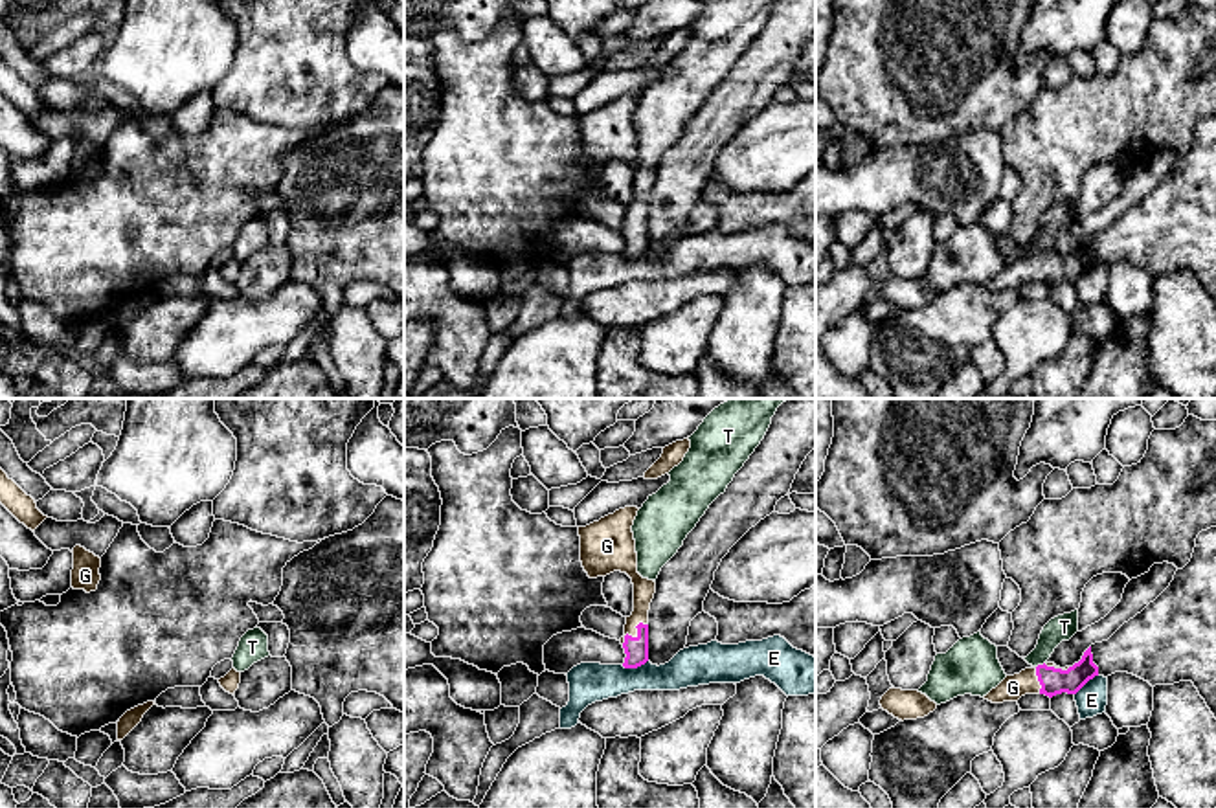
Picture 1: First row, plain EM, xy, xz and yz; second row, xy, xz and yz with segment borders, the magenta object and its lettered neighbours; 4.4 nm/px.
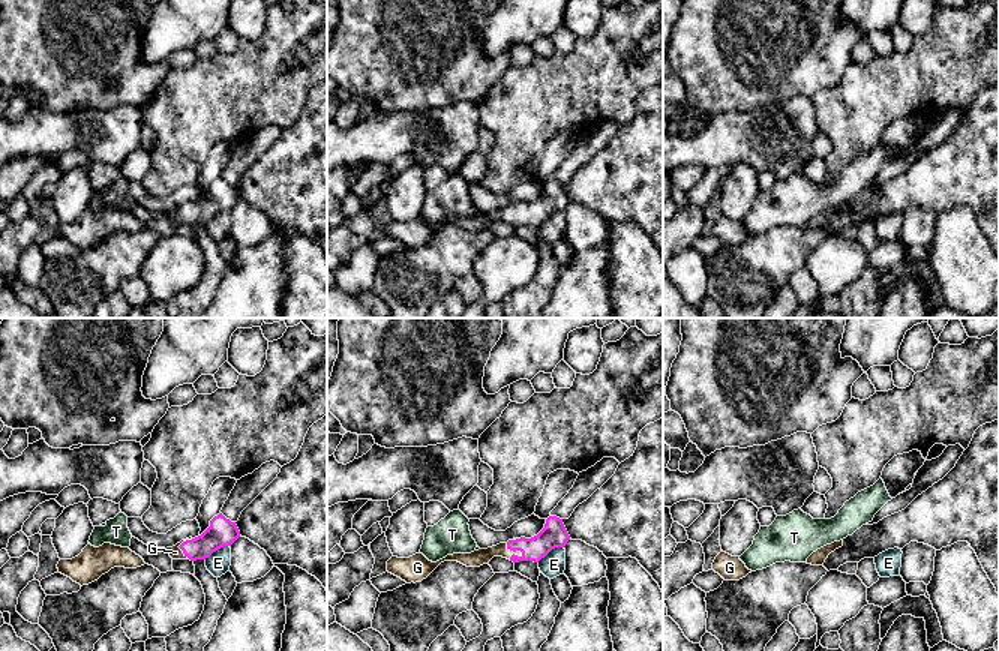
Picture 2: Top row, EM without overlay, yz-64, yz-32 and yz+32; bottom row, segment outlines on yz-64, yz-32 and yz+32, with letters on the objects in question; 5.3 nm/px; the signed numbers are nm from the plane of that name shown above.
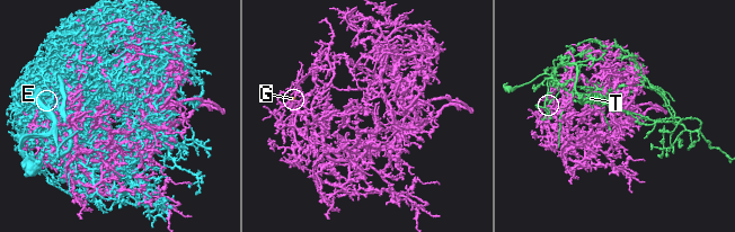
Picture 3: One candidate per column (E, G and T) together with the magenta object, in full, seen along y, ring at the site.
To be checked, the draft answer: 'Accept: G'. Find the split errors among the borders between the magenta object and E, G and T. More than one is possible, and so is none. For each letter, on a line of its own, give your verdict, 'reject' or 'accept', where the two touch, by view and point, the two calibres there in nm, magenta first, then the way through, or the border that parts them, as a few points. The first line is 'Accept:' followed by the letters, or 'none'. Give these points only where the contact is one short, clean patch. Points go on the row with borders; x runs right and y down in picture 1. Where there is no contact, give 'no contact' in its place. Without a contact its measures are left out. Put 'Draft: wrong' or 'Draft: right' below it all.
Accept: G
E: reject | xz (634, 667) | 110/180 nm
G: accept | xz (634, 638) | 110/100 nm | across xz (636, 649), (634, 638), (643, 590)
T: reject | yz (1040, 665) | 120/110 nm | along yz (1044, 662), (1036, 667)
Draft: right

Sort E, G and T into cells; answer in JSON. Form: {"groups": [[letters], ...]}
{"groups": [["E"], ["G"], ["T"]]}

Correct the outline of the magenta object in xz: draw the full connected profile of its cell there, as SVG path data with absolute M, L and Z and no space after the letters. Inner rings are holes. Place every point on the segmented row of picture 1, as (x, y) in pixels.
M625 507L579 527L580 562L590 578L606 577L614 571L626 573L634 584L634 612L626 617L625 635L619 639L625 648L625 668L637 668L648 661L648 610L656 593L656 582L637 573L637 553L632 533L637 507Z

